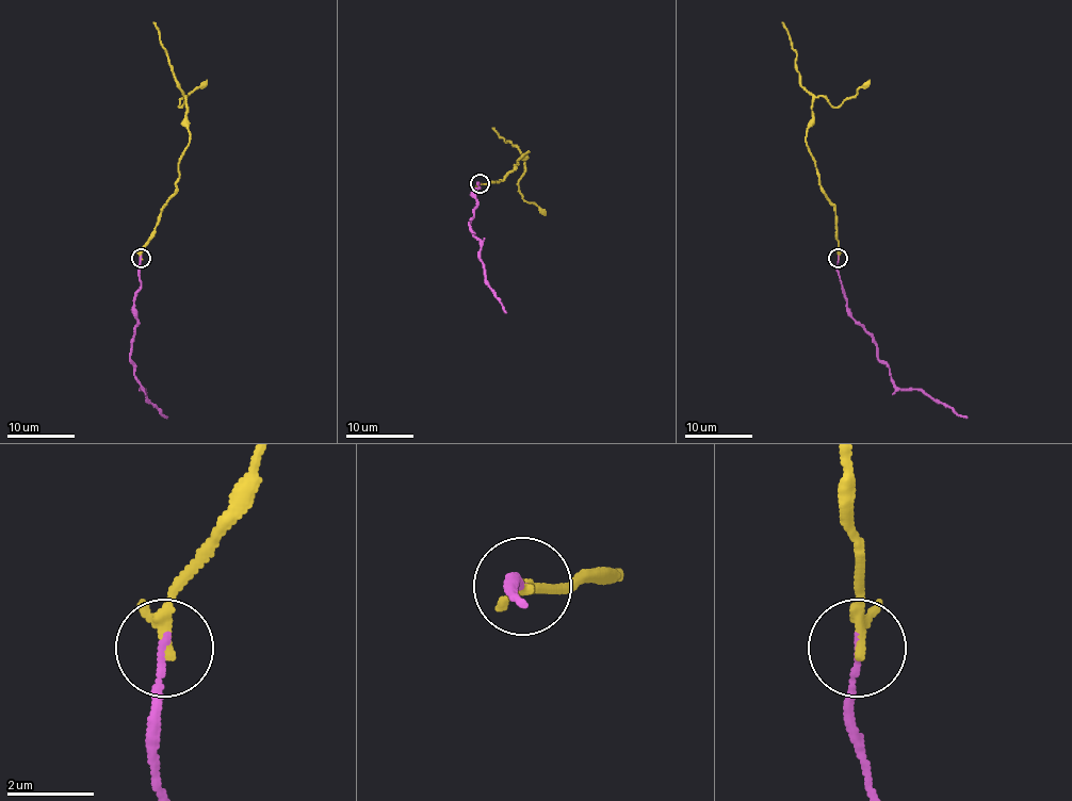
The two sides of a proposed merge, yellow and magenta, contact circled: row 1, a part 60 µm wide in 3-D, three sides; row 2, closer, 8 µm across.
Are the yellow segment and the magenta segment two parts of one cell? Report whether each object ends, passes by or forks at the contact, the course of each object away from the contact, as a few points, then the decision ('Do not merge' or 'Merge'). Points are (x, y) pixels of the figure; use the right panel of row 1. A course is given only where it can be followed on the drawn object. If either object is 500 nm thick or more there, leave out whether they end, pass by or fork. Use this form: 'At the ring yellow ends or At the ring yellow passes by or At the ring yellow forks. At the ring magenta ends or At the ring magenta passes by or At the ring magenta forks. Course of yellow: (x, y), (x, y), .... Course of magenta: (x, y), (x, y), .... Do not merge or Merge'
At the ring yellow passes by. At the ring magenta ends. Course of yellow: (839, 258), (834, 206), (822, 189), (806, 141), (813, 97), (801, 85), (796, 51), (782, 22). Course of magenta: (839, 258), (847, 312), (876, 345), (891, 380), (968, 418). Merge

